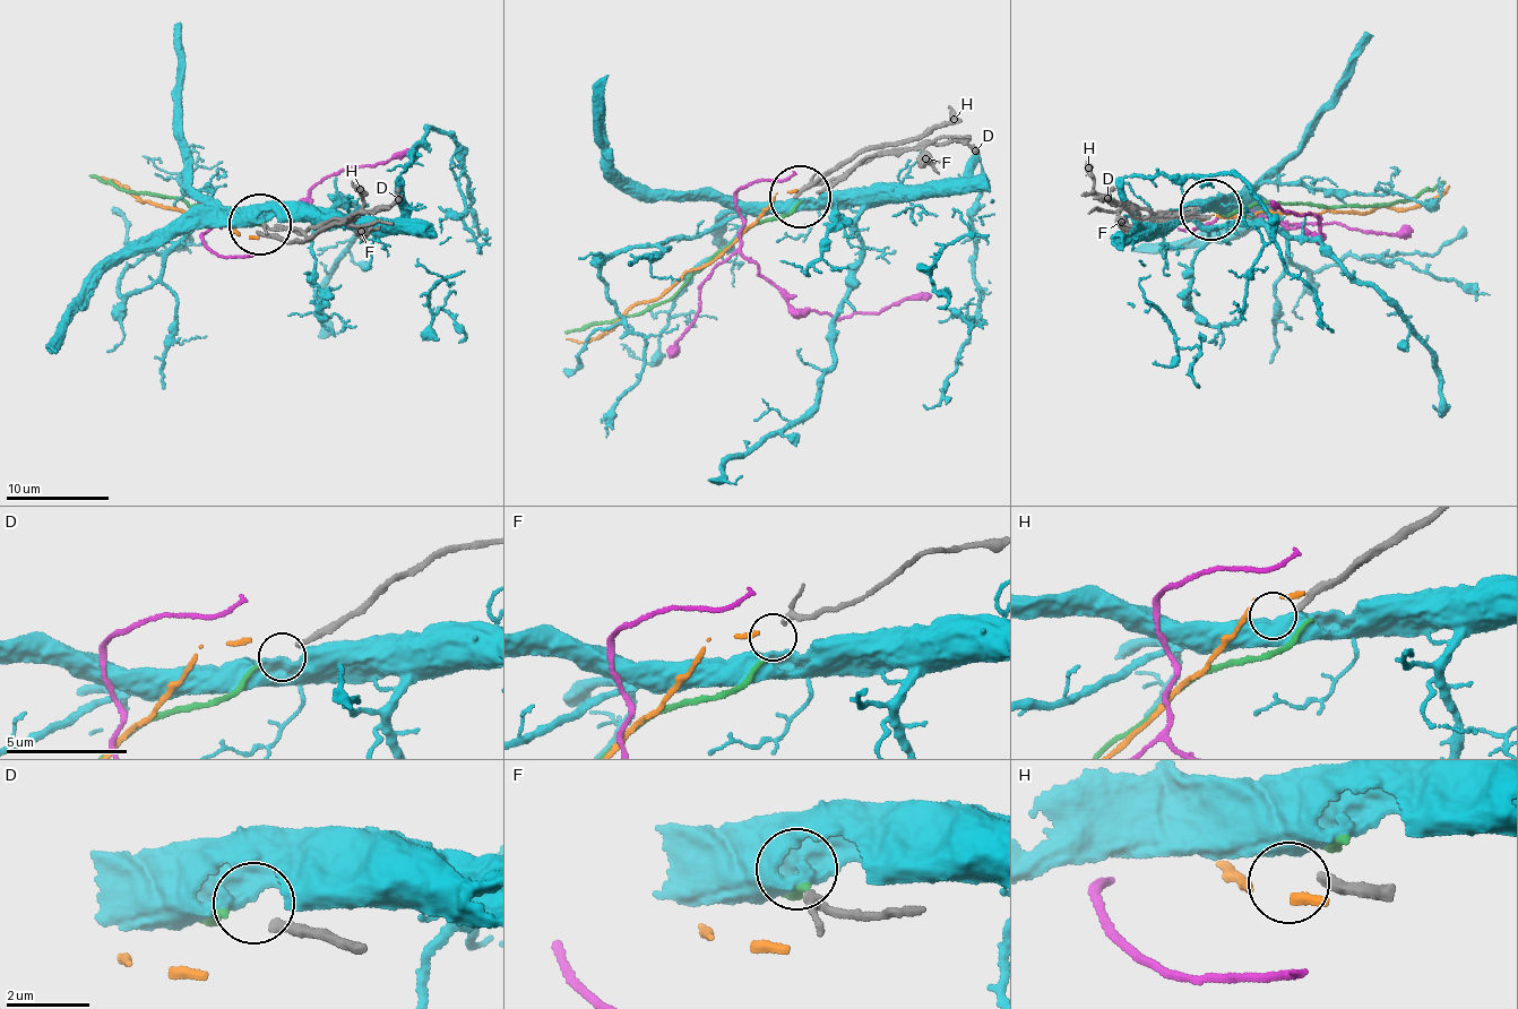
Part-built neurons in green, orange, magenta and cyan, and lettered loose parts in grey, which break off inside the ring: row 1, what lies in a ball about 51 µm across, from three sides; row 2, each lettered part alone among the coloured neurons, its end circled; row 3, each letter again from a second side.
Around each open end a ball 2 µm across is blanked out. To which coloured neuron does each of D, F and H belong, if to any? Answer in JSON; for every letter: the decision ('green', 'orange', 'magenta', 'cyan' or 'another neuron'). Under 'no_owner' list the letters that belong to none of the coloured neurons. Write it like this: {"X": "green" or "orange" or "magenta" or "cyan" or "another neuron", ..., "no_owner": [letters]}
{"D": "another neuron", "F": "another neuron", "H": "another neuron", "no_owner": ["D", "F", "H"]}

